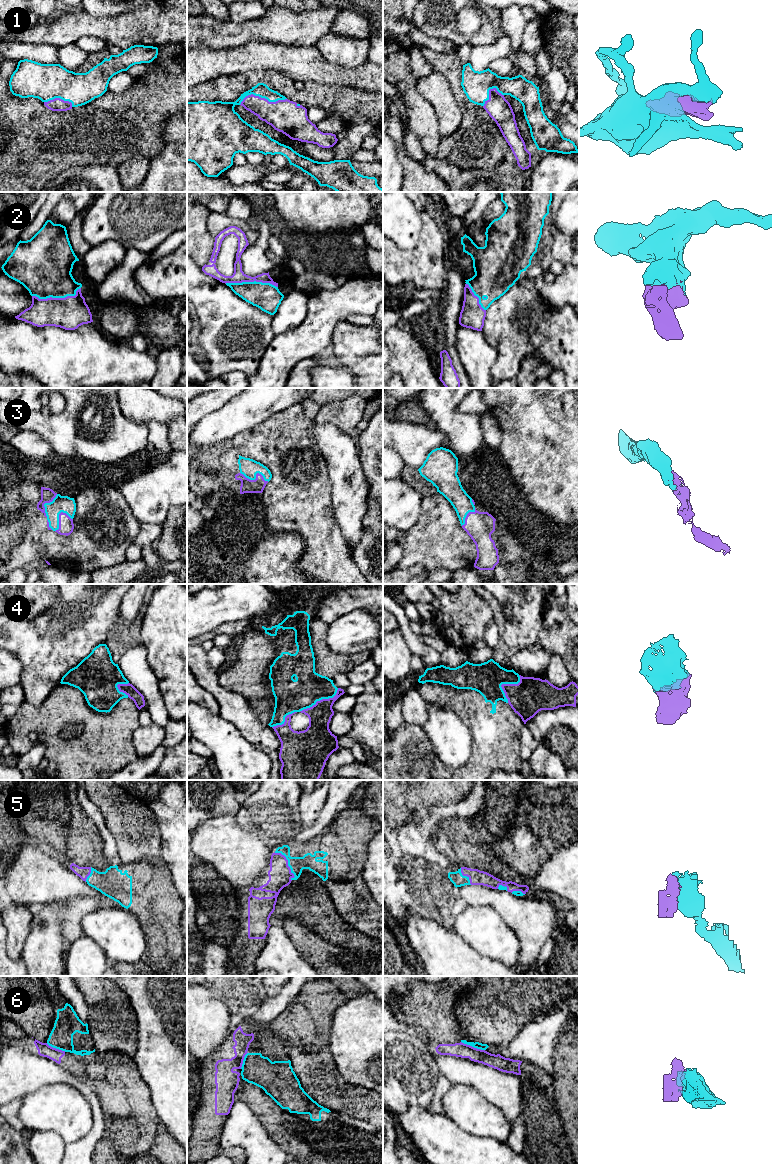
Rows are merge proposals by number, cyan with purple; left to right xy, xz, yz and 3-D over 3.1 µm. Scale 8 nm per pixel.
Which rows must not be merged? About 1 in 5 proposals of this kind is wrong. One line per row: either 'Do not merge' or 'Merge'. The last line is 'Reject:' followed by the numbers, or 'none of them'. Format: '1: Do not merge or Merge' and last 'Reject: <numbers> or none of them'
1: Merge
2: Merge
3: Merge
4: Merge
5: Merge
6: Do not merge
Reject: 6

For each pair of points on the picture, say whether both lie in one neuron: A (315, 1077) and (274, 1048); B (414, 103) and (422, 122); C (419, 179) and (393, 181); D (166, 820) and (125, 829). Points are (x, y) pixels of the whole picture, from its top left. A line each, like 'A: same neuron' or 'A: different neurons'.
A: different neurons
B: same neuron
C: different neurons
D: different neurons

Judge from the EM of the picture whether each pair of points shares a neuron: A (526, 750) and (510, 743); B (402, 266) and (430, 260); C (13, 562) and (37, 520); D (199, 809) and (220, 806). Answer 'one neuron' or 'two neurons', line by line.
A: two neurons
B: one neuron
C: one neuron
D: one neuron

